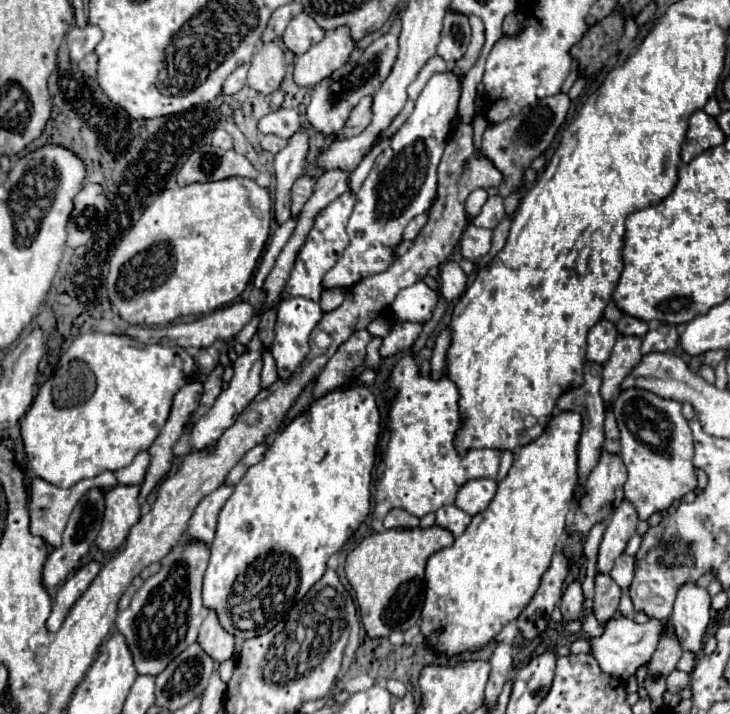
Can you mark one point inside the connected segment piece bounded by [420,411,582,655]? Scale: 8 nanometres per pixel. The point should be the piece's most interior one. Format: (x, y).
(473, 588)

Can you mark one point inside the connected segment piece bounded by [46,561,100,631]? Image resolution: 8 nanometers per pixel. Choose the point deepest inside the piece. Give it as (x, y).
(73, 587)

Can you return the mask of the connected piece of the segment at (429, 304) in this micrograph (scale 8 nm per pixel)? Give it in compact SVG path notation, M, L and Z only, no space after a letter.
M418 281L396 295L394 303L390 305L390 311L398 321L424 323L430 319L437 303L438 292L430 289L423 281Z

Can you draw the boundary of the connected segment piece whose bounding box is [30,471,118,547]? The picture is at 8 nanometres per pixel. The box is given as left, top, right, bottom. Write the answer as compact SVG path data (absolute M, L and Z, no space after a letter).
M104 471L102 475L98 477L92 477L92 479L82 479L78 481L74 487L68 487L68 489L62 489L62 487L56 487L44 479L34 479L32 487L30 487L30 529L34 535L42 537L48 545L52 547L60 547L62 545L62 531L64 531L64 525L74 509L74 505L80 501L80 497L90 491L90 489L102 489L102 487L112 487L116 481L116 477L112 475L112 471Z

